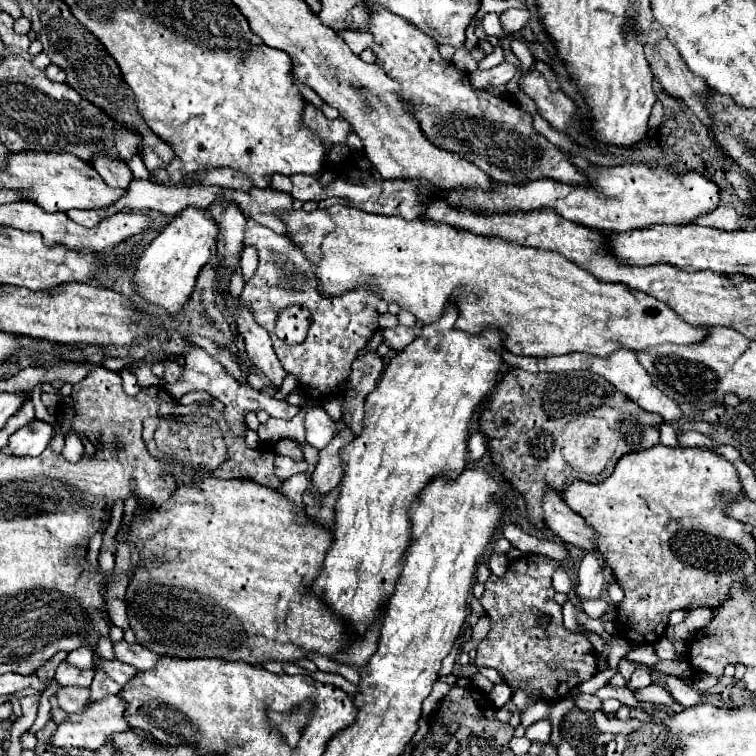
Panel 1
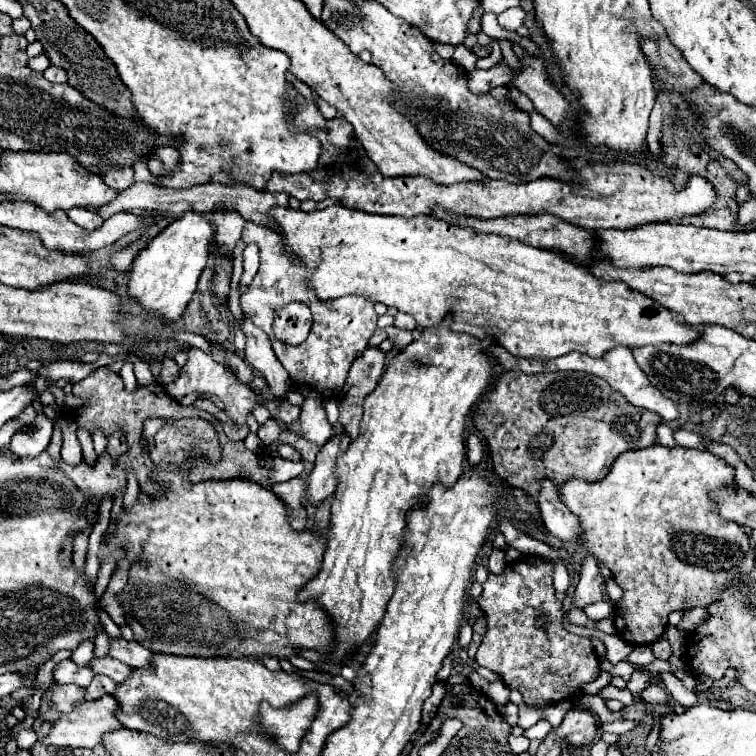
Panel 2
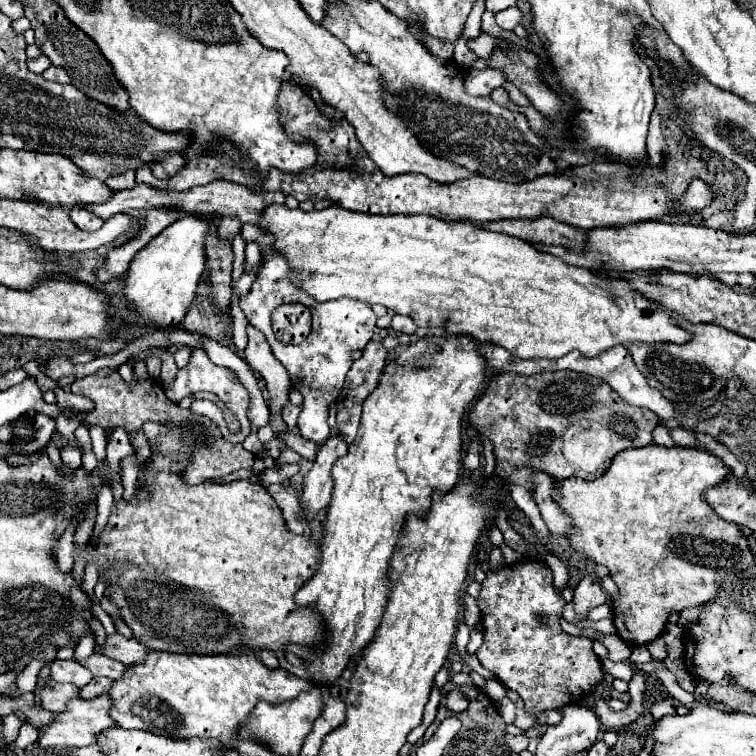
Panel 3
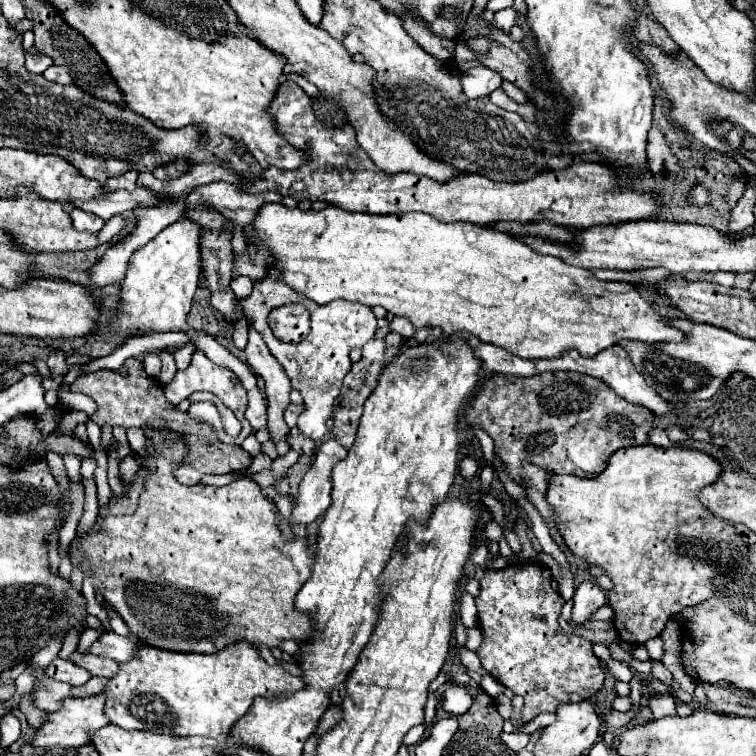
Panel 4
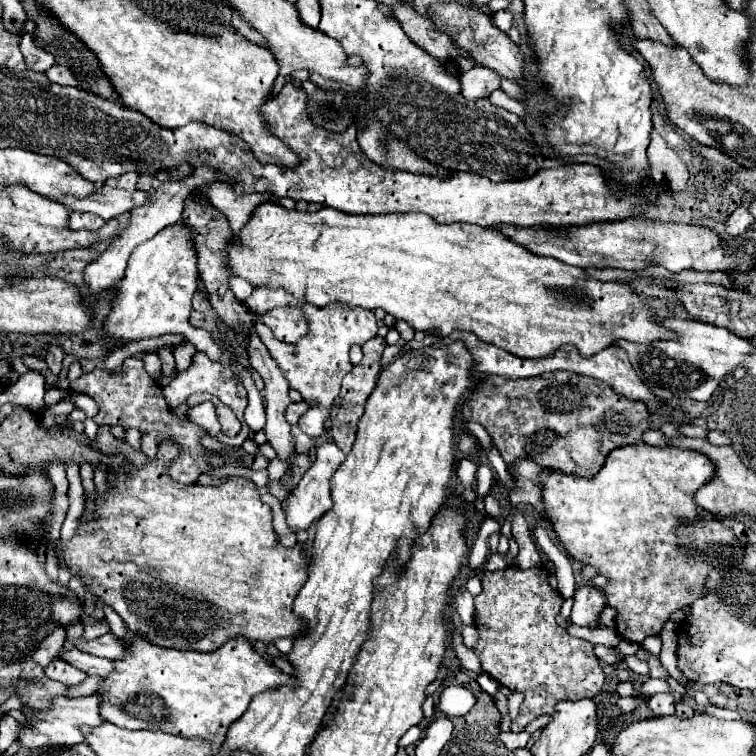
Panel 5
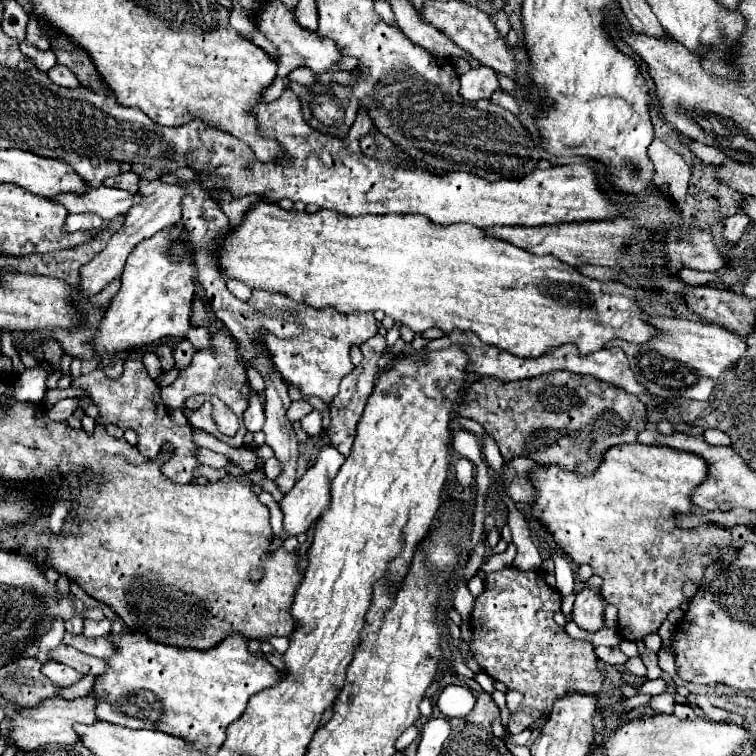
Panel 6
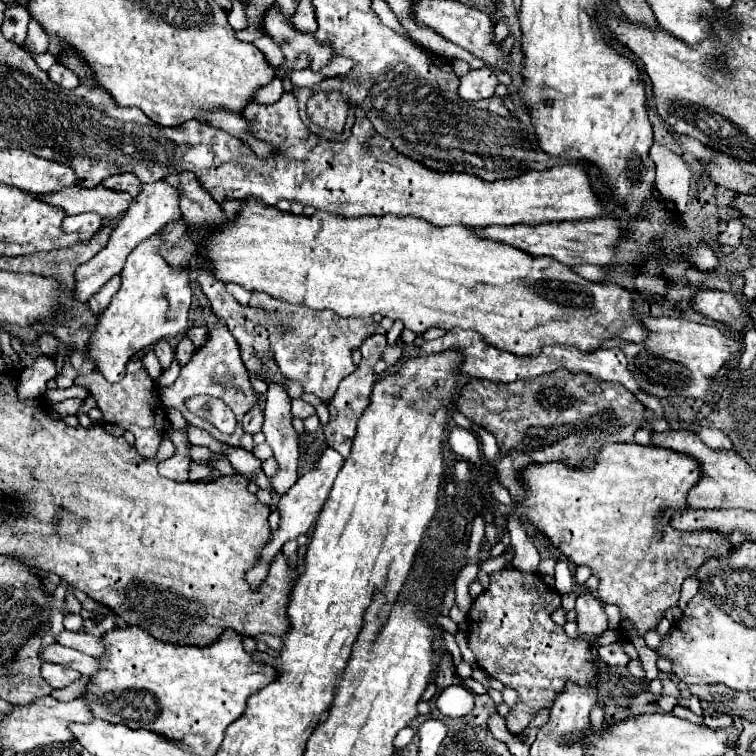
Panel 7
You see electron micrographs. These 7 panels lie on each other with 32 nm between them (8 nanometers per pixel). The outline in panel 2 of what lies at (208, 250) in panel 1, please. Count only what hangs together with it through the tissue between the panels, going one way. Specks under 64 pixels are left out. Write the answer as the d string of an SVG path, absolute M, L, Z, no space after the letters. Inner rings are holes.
M184 212L170 226L166 226L164 232L154 236L150 244L134 258L128 280L128 296L140 302L146 312L156 314L156 318L176 322L192 300L202 270L208 266L208 248L212 238L214 226L208 216Z

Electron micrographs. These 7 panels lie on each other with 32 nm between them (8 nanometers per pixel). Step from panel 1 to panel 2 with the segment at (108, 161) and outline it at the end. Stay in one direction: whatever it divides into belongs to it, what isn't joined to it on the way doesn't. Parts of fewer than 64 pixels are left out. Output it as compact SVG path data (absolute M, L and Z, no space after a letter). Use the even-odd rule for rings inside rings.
M132 168L108 170L106 176L104 176L104 182L106 182L110 188L116 188L116 190L130 188L130 186L134 184L134 170L132 170Z

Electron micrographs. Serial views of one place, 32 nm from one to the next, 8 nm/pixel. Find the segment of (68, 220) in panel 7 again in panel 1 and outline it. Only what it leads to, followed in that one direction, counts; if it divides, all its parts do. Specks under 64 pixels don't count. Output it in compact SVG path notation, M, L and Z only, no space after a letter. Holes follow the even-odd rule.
M72 210L72 212L66 212L74 222L78 222L78 224L82 224L82 226L96 226L96 224L100 224L100 212L96 212L96 210L92 210L92 212L84 212L84 210Z

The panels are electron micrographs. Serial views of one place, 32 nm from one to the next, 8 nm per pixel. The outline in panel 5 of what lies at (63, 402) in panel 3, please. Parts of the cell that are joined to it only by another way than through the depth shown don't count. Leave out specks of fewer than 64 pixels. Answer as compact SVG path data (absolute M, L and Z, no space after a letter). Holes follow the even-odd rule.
M71 393L67 394L65 399L71 400L74 403L75 408L84 410L86 416L89 418L93 418L98 413L98 405L86 394Z

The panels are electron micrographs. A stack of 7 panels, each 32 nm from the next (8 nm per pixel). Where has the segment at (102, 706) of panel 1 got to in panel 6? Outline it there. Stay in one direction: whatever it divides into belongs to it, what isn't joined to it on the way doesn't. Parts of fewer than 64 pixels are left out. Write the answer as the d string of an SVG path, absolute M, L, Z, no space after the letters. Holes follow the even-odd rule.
M52 696L48 700L44 700L44 704L38 704L36 708L20 708L10 720L10 746L16 746L22 752L28 750L36 750L44 744L74 744L78 742L78 734L72 730L72 724L80 722L80 724L94 724L96 722L96 714L94 714L94 706L96 700L92 696L84 696L84 698L76 698L76 700L62 700L58 696Z

